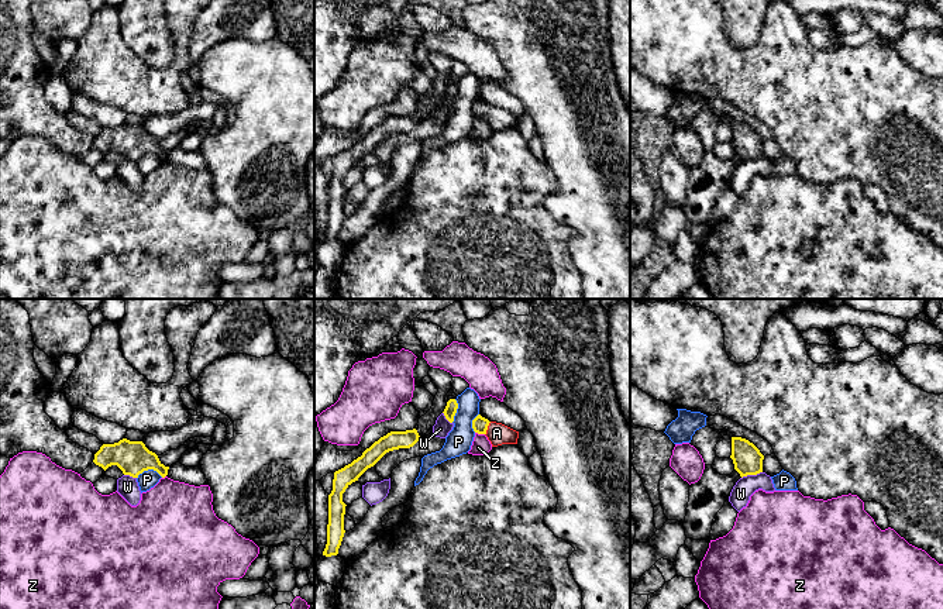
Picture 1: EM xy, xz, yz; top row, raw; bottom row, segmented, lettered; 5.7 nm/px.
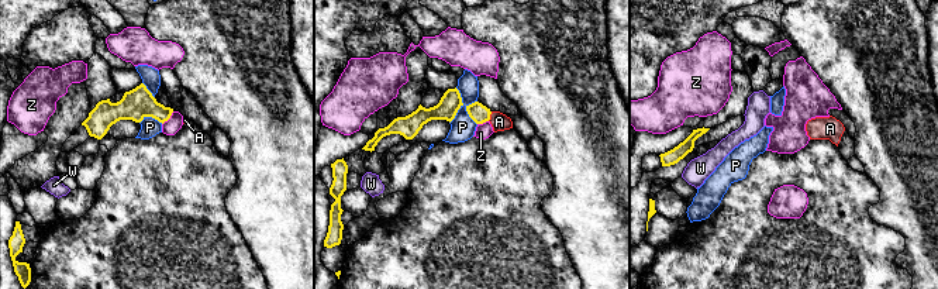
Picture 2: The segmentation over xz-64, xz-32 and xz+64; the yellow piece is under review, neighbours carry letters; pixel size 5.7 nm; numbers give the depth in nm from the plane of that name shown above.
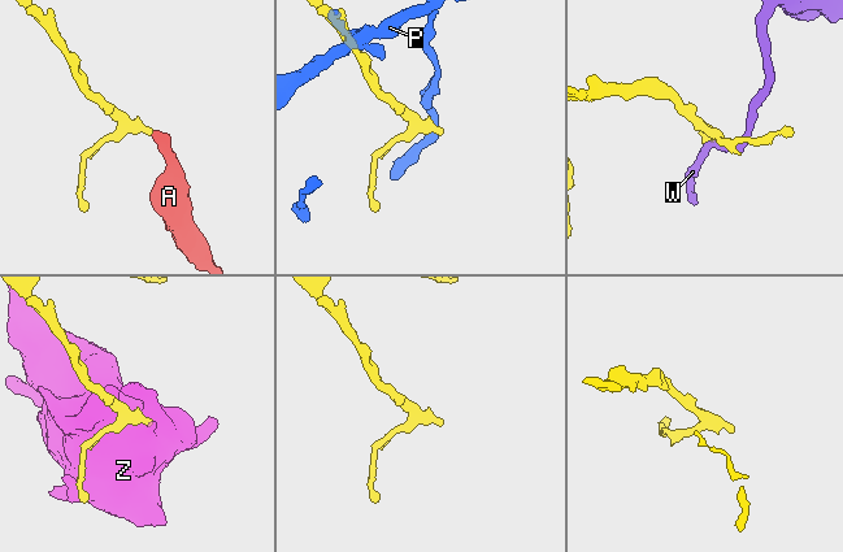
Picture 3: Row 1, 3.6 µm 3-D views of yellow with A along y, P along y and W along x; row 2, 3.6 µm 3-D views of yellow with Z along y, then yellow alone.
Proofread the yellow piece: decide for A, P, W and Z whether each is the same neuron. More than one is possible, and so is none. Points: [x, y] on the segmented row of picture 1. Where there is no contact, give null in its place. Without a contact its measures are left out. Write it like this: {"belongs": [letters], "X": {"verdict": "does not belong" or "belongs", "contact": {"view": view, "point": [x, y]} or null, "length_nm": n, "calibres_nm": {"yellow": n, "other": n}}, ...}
{"belongs": ["A"], "A": {"verdict": "belongs", "contact": {"view": "xz", "point": [487, 429]}, "length_nm": 90, "calibres_nm": {"yellow": 90, "other": 120}}, "P": {"verdict": "does not belong", "contact": {"view": "xy", "point": [150, 468]}, "length_nm": 150, "calibres_nm": {"yellow": 190, "other": 100}}, "W": {"verdict": "does not belong", "contact": {"view": "yz", "point": [752, 474]}, "length_nm": 130, "calibres_nm": {"yellow": 170, "other": 120}}, "Z": {"verdict": "does not belong", "contact": {"view": "xz", "point": [479, 433]}, "length_nm": 60, "calibres_nm": {"yellow": 90, "other": 110}}}

